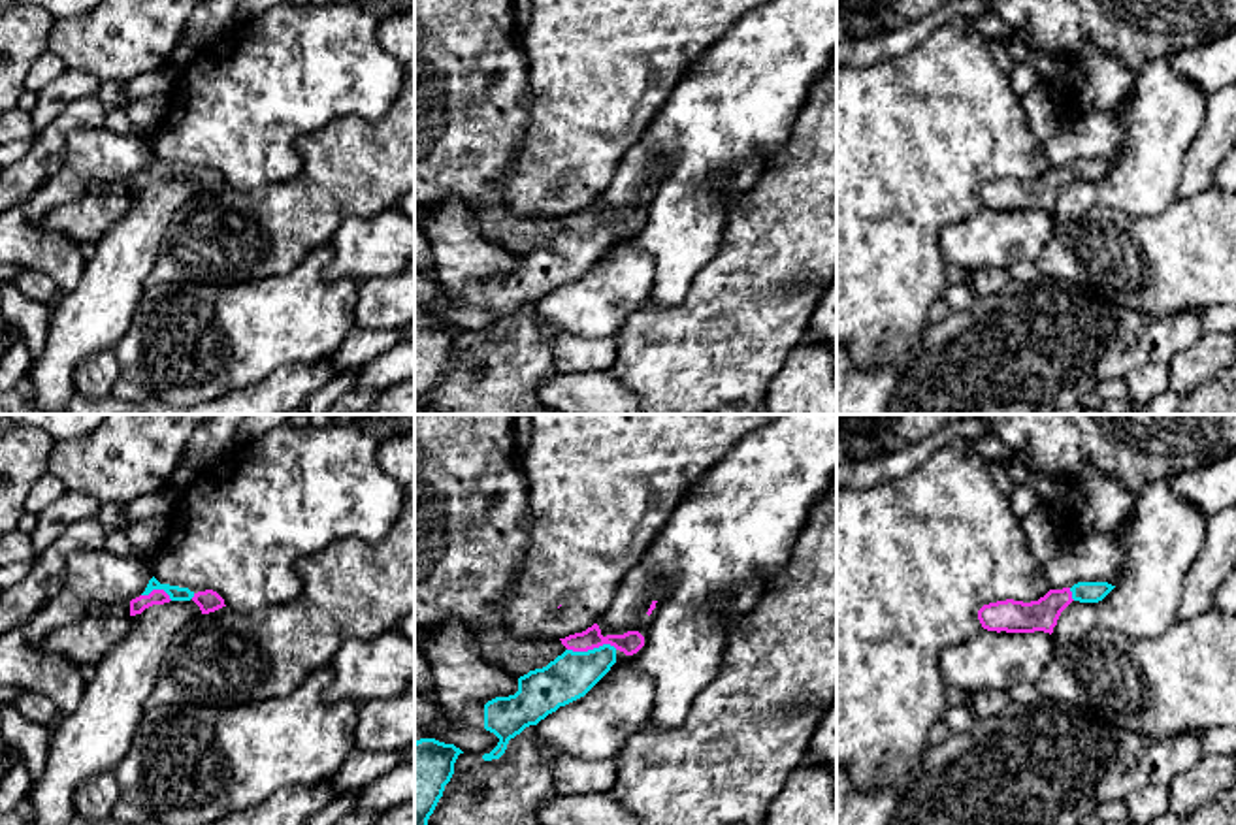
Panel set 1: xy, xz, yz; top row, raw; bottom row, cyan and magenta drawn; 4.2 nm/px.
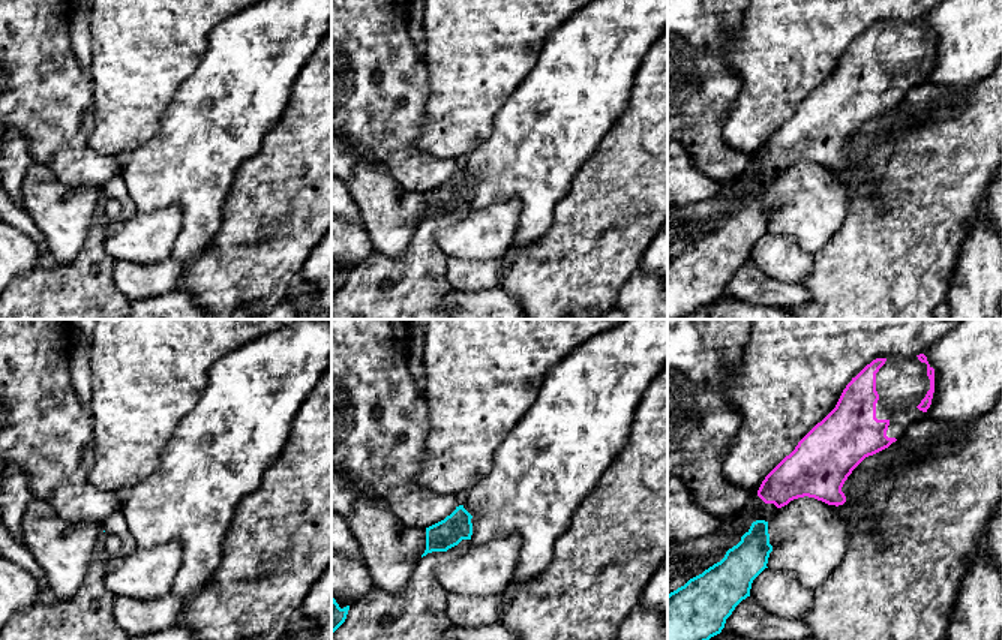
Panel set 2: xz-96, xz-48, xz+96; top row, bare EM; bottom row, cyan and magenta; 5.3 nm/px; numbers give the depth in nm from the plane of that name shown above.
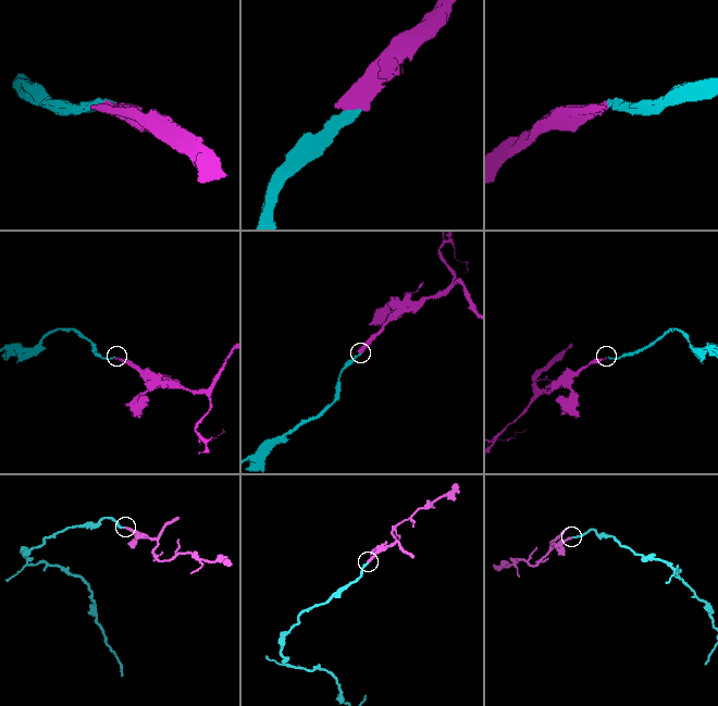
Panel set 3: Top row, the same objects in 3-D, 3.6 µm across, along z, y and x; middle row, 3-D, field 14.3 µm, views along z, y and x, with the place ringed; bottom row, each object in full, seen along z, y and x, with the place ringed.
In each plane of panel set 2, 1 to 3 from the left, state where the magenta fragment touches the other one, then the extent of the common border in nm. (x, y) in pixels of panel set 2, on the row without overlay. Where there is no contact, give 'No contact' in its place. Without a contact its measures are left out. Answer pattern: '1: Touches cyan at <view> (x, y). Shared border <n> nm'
1: No contact
2: No contact
3: No contact

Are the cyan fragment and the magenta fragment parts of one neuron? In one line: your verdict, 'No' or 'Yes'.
Yes

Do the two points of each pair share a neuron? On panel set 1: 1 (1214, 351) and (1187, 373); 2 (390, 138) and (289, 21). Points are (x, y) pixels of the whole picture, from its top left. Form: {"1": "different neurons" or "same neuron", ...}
{"1": "same neuron", "2": "different neurons"}

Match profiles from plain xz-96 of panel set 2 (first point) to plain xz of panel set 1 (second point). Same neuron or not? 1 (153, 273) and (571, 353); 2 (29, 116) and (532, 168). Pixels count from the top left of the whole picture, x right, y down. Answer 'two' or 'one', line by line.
1: one
2: two

